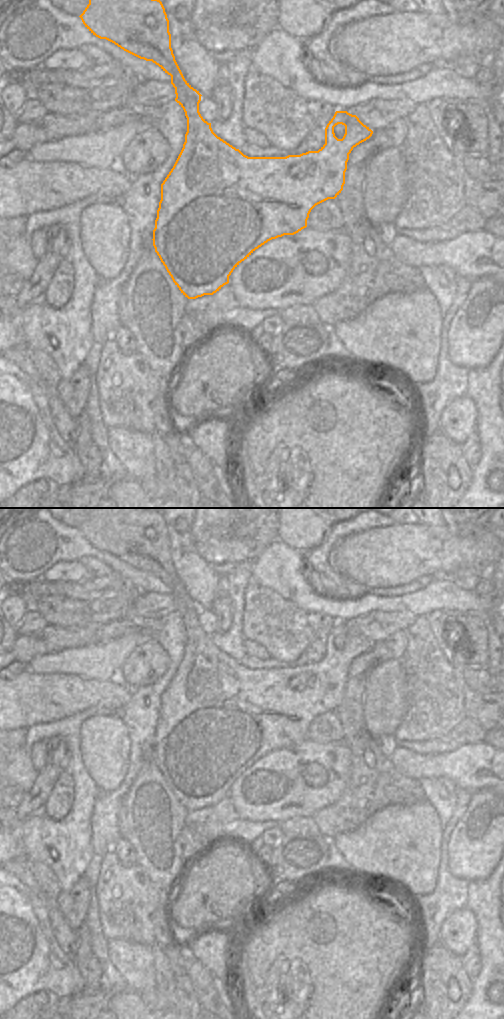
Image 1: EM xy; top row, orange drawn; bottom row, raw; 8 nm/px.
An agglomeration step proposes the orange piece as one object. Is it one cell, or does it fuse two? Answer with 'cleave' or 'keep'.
keep

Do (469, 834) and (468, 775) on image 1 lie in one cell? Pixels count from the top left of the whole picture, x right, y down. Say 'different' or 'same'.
different

